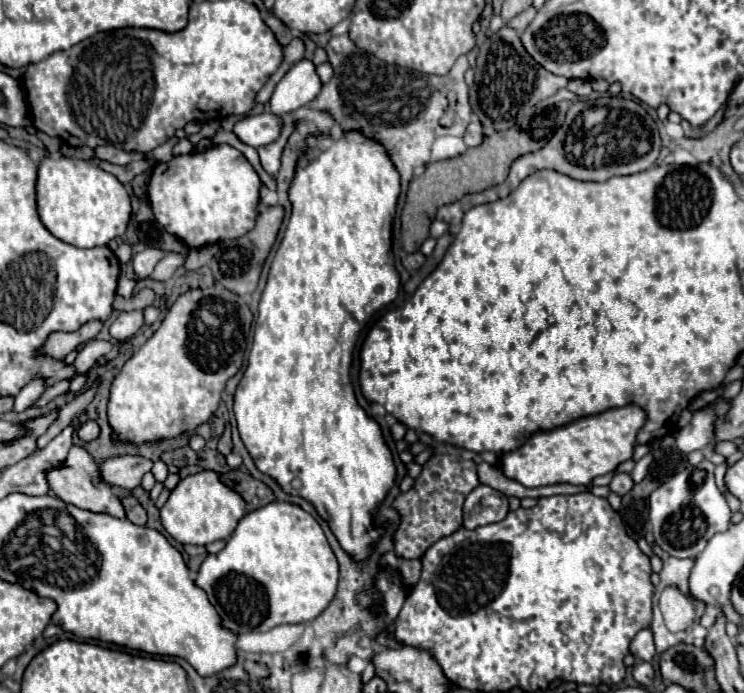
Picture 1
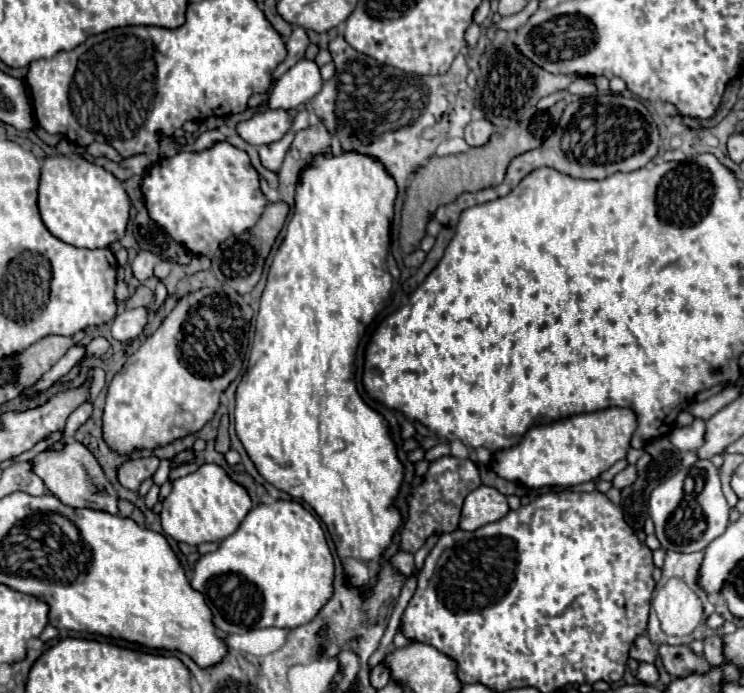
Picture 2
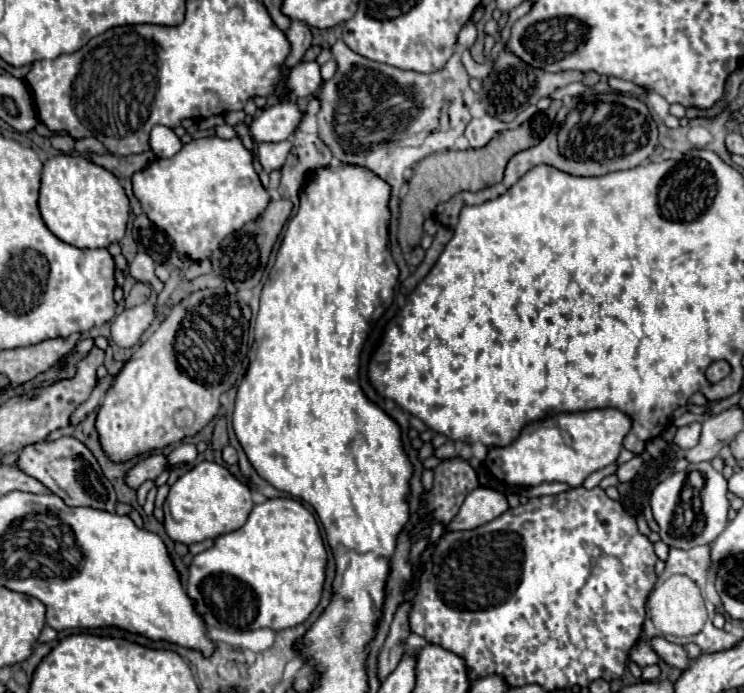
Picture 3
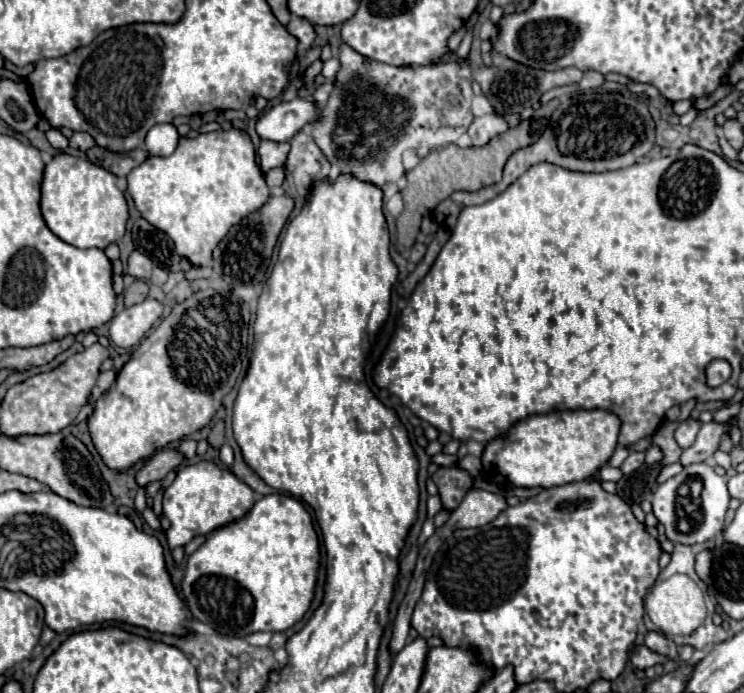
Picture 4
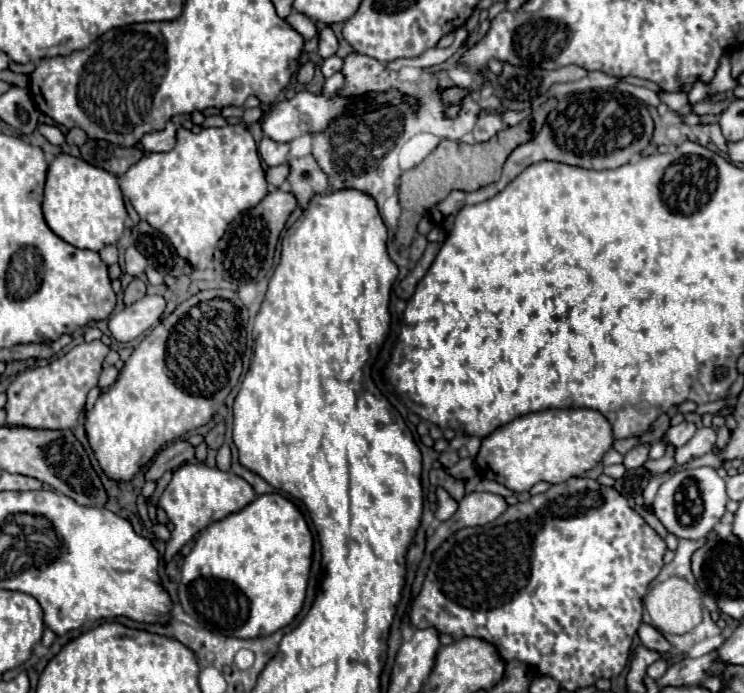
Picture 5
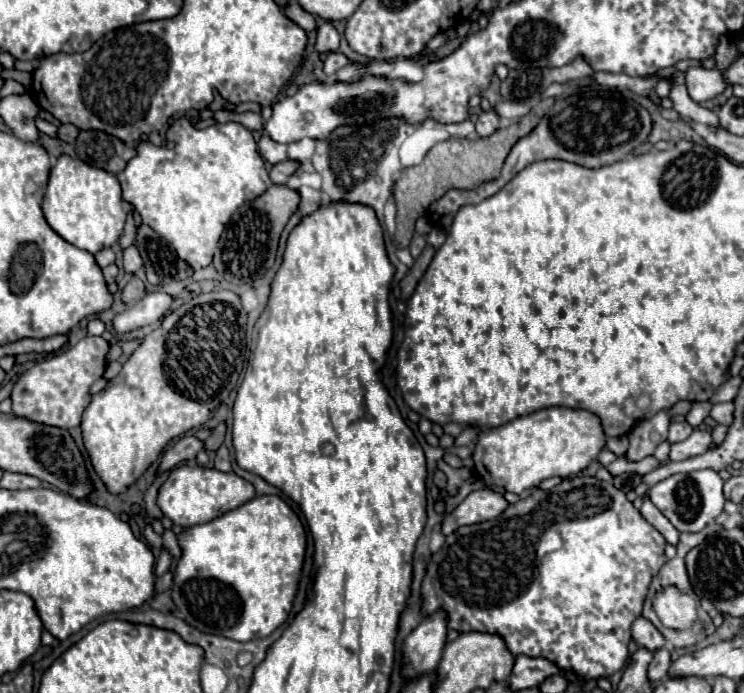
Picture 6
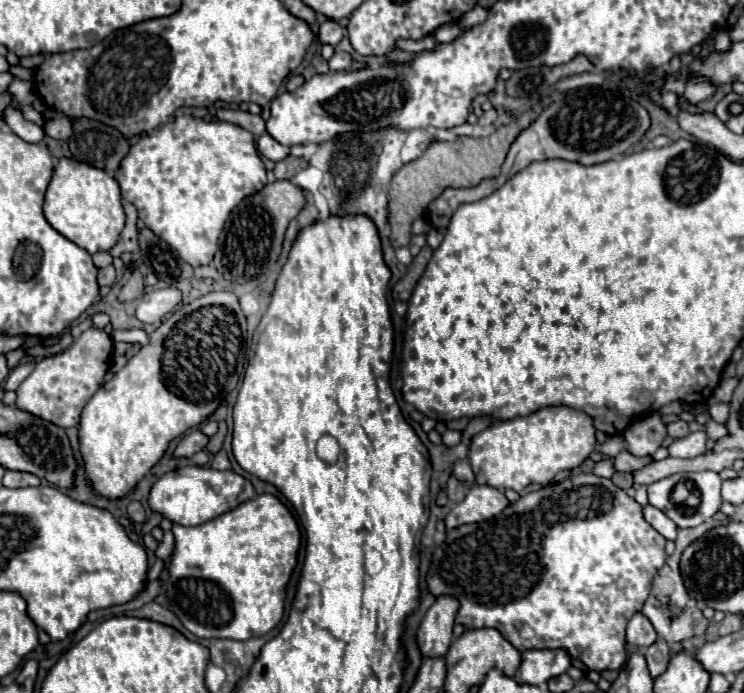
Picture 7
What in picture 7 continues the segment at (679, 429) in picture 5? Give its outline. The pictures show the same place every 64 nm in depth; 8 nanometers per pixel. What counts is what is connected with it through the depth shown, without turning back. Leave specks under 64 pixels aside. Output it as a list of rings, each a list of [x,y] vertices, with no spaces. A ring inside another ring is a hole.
[[[676,420],[676,422],[670,422],[668,426],[666,426],[666,430],[668,430],[668,434],[672,436],[672,438],[684,438],[684,436],[688,436],[690,434],[690,430],[688,430],[688,424],[684,422],[684,420]]]

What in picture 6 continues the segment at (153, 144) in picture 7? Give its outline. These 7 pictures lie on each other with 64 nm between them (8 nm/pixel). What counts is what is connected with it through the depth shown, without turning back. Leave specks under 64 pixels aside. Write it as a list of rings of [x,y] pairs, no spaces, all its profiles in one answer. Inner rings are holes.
[[[188,116],[170,124],[164,144],[138,142],[136,156],[116,178],[122,186],[122,198],[136,208],[142,222],[168,240],[194,270],[212,264],[220,234],[236,208],[272,186],[250,130],[236,122],[198,130]]]

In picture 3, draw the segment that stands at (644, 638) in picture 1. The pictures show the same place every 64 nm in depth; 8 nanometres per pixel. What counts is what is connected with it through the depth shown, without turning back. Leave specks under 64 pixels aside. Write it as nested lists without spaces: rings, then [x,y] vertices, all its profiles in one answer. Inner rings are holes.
[[[638,642],[638,644],[630,650],[630,660],[636,662],[640,668],[650,666],[650,664],[658,664],[658,662],[660,662],[658,654],[650,648],[648,642]]]

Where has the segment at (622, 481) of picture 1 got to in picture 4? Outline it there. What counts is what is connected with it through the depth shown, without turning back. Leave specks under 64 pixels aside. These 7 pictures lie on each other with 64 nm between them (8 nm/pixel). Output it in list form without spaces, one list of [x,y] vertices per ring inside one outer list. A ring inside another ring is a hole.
[[[630,452],[630,456],[624,460],[622,464],[622,472],[624,474],[632,474],[636,468],[640,468],[644,464],[644,452]]]

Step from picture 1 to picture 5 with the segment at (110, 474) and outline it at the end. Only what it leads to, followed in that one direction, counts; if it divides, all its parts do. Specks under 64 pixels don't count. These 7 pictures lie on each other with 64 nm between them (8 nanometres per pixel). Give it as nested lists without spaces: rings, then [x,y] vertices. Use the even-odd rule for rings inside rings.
[[[176,440],[168,448],[160,450],[150,470],[146,472],[146,480],[158,480],[166,470],[176,470],[178,466],[190,462],[194,458],[194,446],[186,440]]]

